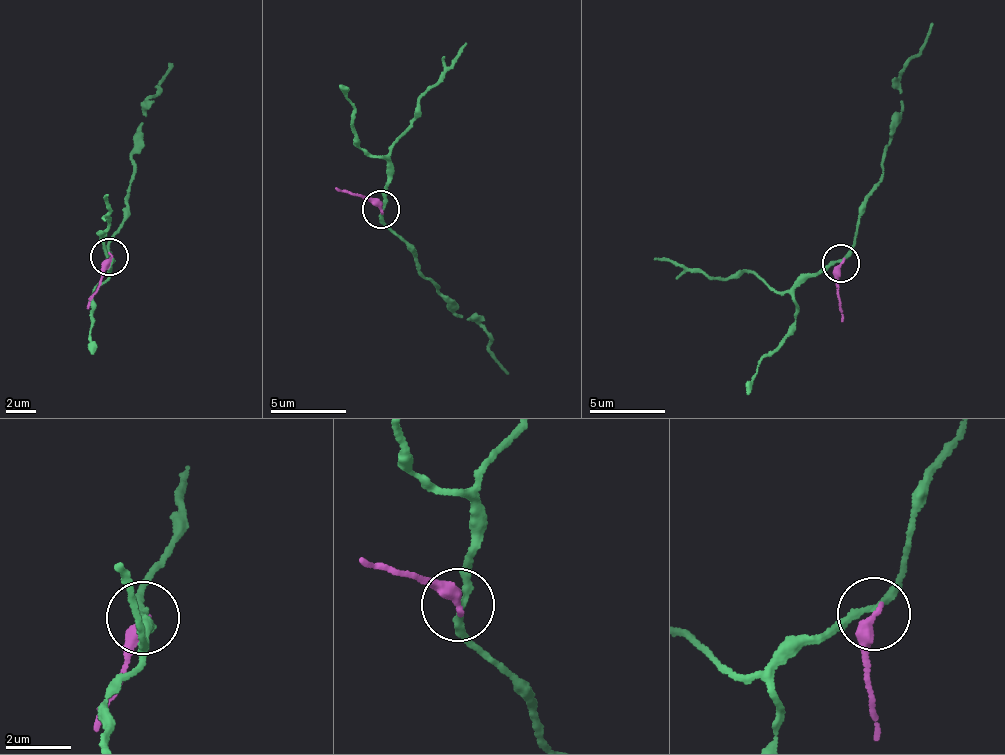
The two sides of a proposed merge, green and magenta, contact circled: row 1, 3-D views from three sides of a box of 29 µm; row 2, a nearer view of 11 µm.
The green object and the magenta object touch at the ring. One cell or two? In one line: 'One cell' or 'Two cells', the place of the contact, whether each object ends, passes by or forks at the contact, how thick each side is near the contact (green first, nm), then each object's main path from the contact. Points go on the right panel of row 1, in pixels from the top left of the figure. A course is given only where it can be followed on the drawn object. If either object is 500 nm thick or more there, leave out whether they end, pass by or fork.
Two cells. Place: (841, 263). At the ring green passes by. At the ring magenta ends. Thickness 200 nm (green) against 360 nm. Course of green: (841, 262), (881, 173), (893, 118), (902, 105), (903, 69), (932, 24). Course of magenta: (841, 262), (841, 322)

